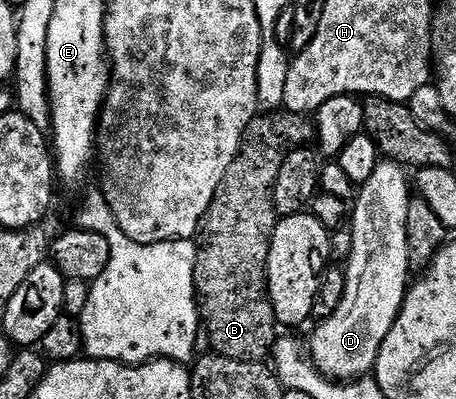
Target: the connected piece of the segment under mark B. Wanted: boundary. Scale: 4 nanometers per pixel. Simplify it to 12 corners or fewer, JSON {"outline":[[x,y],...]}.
{"outline":[[256,114],[200,220],[194,285],[215,354],[259,363],[278,324],[272,190],[311,118]]}

